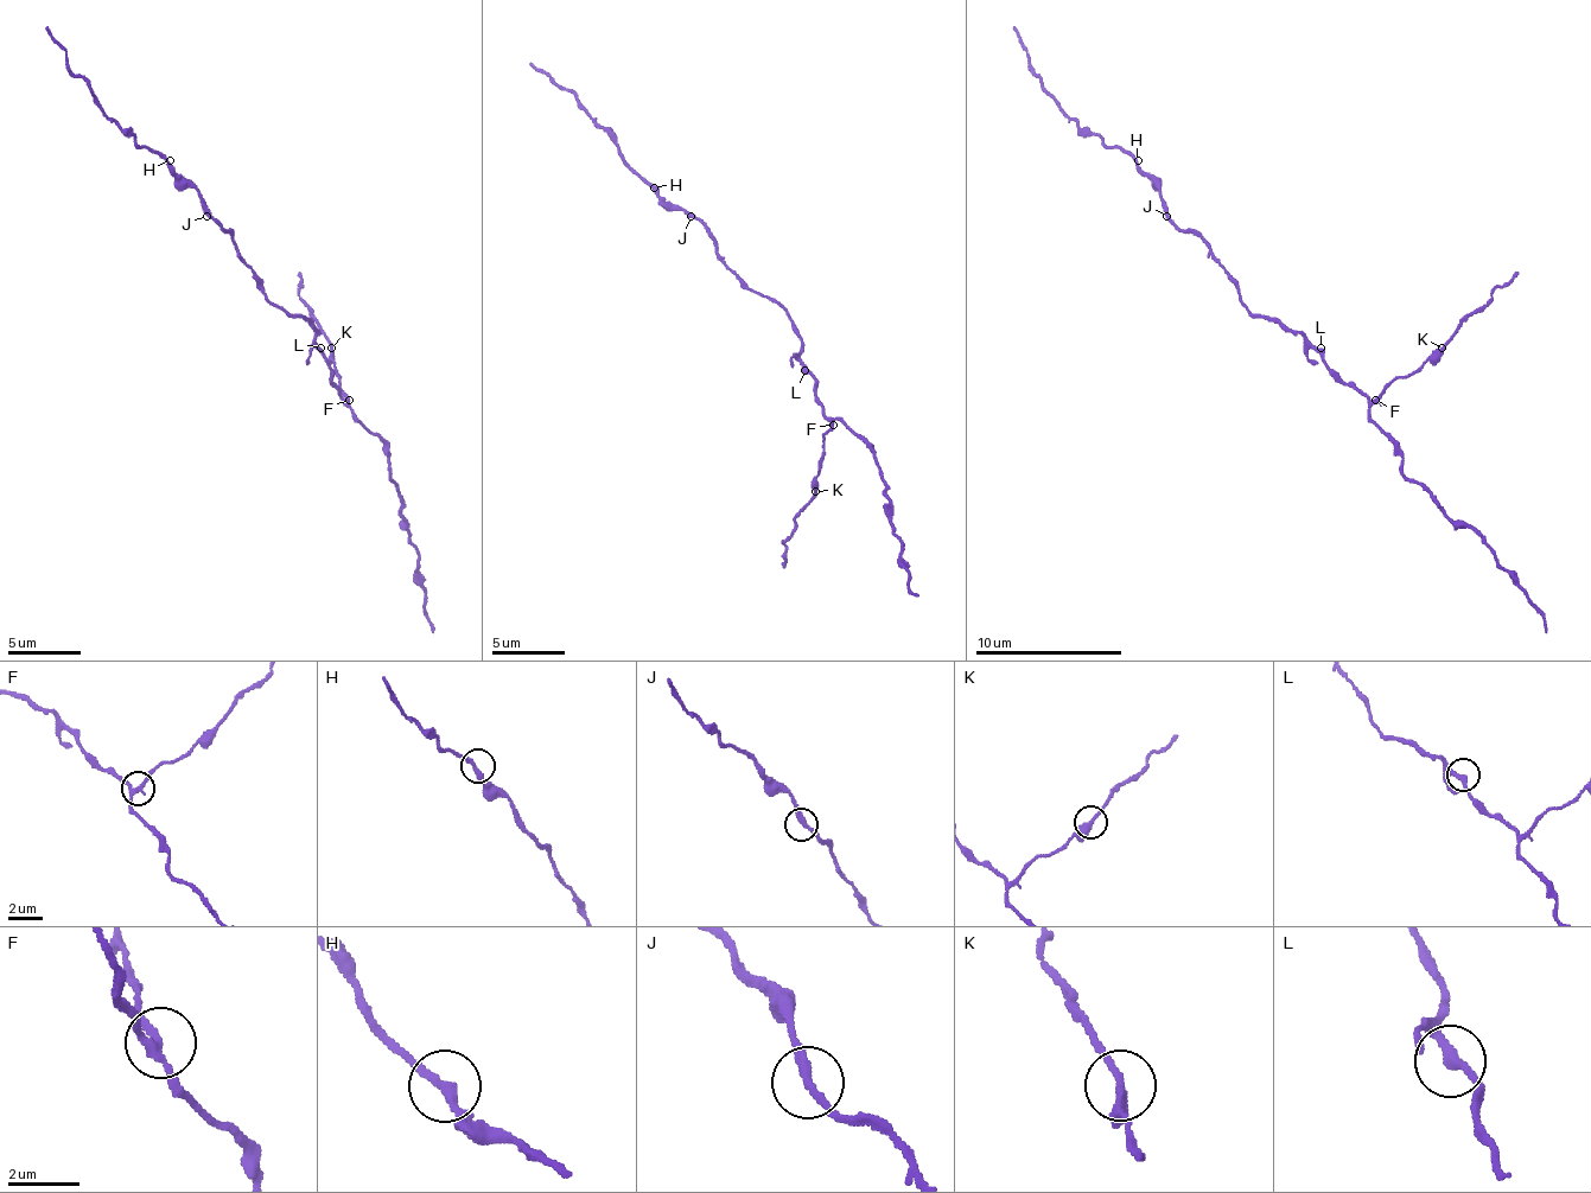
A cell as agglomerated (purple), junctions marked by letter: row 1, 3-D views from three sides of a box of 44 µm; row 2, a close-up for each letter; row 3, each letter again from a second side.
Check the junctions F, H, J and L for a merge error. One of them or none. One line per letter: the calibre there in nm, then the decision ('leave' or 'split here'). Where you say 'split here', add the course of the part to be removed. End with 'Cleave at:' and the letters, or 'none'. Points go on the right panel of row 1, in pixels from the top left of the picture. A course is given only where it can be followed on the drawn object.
F: 200 nm thick; split here; foreign part runs (1376, 399), (1387, 388), (1410, 377), (1519, 270)
H: 260 nm thick; leave
J: 240 nm thick; leave
L: 240 nm thick; leave
Cleave at: F

